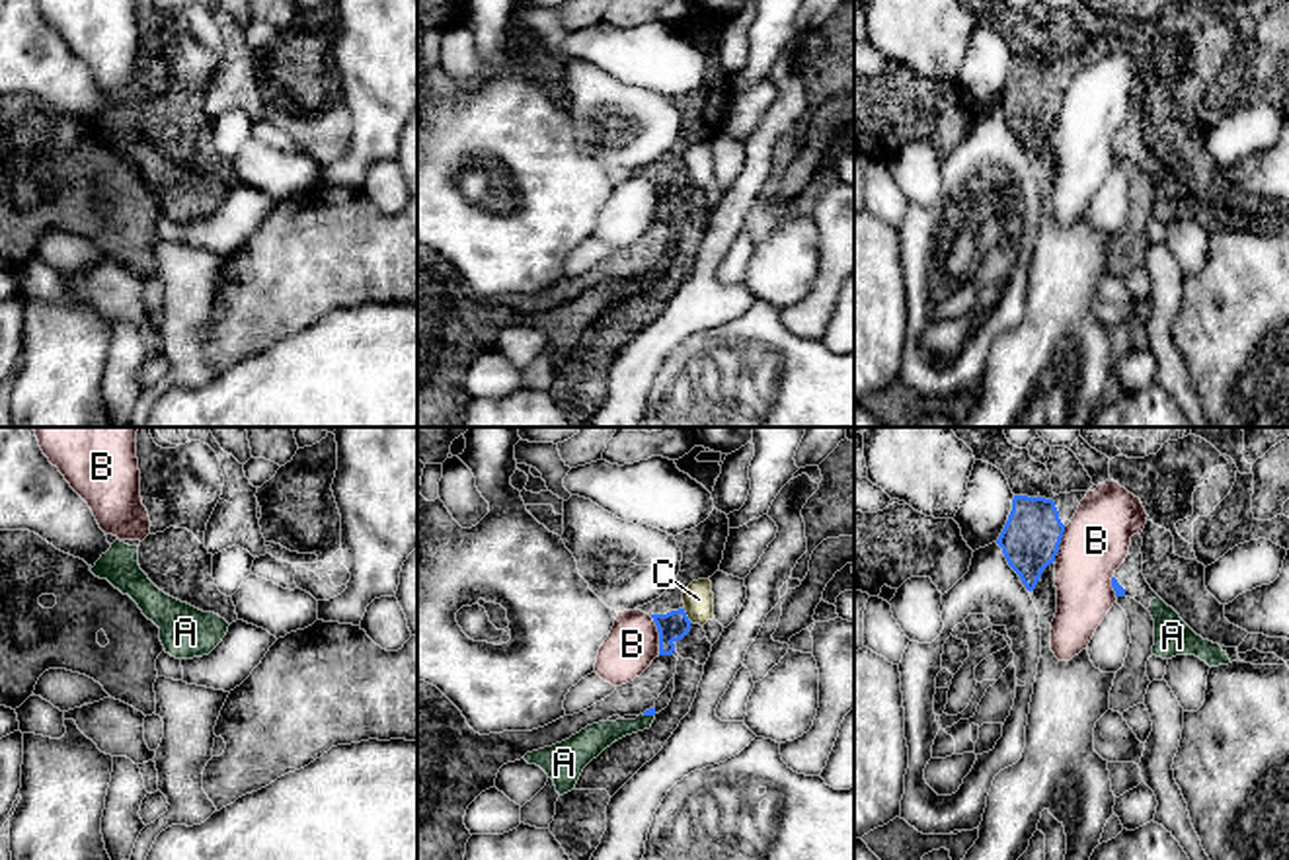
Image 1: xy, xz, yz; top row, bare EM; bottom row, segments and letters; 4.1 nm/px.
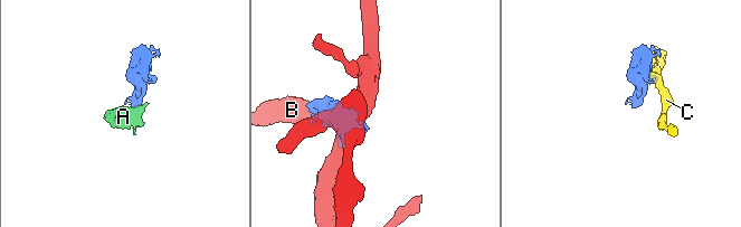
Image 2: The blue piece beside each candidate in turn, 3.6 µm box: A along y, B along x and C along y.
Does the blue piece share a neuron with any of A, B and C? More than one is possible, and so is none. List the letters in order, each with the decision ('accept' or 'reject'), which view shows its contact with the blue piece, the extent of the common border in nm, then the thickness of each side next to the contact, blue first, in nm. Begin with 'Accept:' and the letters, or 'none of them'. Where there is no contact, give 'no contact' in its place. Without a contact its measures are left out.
Accept: A
A: accept; meets blue in xz; contact 60 nm long; 30 nm thick on the blue side, 120 nm on the other
B: reject; meets blue in xz; contact 170 nm long; 120 nm thick on the blue side, 220 nm on the other
C: reject; meets blue in xz; contact 80 nm long; 120 nm thick on the blue side, 130 nm on the other

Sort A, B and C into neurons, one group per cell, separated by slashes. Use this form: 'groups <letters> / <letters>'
groups A / B / C

